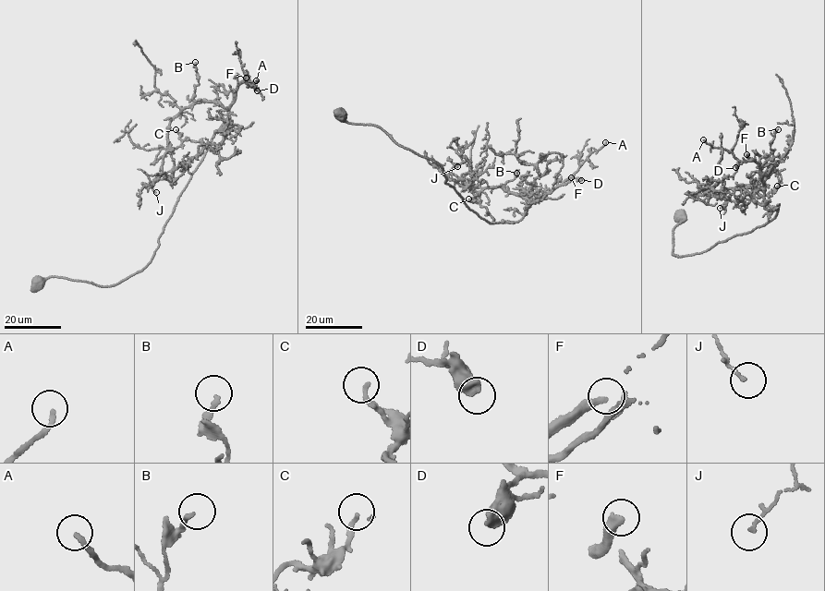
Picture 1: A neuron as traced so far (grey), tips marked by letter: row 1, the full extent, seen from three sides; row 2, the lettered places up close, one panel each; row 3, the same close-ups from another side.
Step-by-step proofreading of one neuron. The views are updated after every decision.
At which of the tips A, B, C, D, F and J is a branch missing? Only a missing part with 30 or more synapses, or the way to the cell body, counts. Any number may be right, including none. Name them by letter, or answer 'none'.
A, F

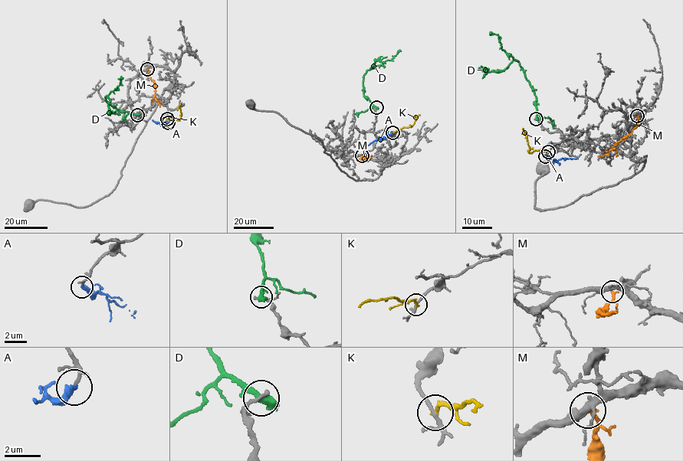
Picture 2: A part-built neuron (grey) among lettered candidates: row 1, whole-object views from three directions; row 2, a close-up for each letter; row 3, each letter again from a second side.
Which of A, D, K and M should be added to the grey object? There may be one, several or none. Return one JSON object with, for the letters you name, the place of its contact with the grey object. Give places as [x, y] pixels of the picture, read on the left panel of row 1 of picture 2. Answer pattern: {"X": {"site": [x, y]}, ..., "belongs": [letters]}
{"A": {"site": [168, 122]}, "belongs": ["A"]}

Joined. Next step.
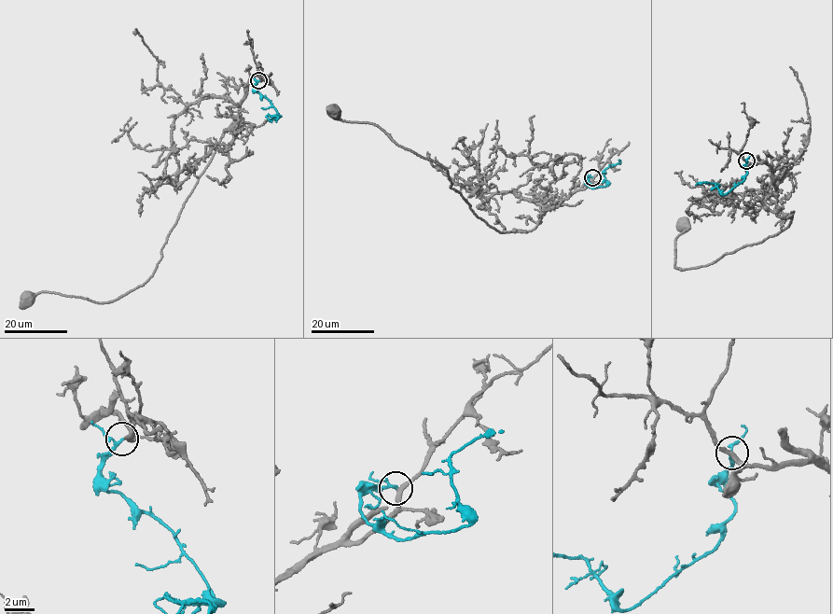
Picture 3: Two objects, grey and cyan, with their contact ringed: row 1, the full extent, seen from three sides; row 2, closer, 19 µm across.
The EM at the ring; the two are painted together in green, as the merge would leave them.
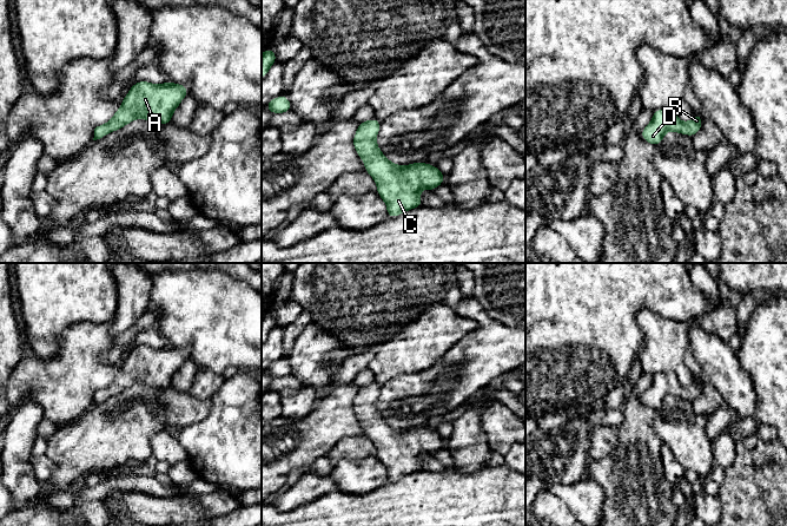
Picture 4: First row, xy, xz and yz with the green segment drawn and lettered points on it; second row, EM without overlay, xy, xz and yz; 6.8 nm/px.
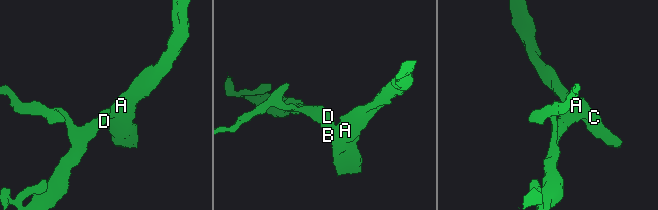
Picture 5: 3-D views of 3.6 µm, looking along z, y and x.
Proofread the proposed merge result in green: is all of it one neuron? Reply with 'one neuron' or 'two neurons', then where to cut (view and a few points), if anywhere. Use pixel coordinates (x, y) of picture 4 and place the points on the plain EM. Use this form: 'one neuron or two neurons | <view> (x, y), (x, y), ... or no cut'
one neuron | no cut

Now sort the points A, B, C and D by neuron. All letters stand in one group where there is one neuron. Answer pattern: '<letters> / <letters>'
A B C D

